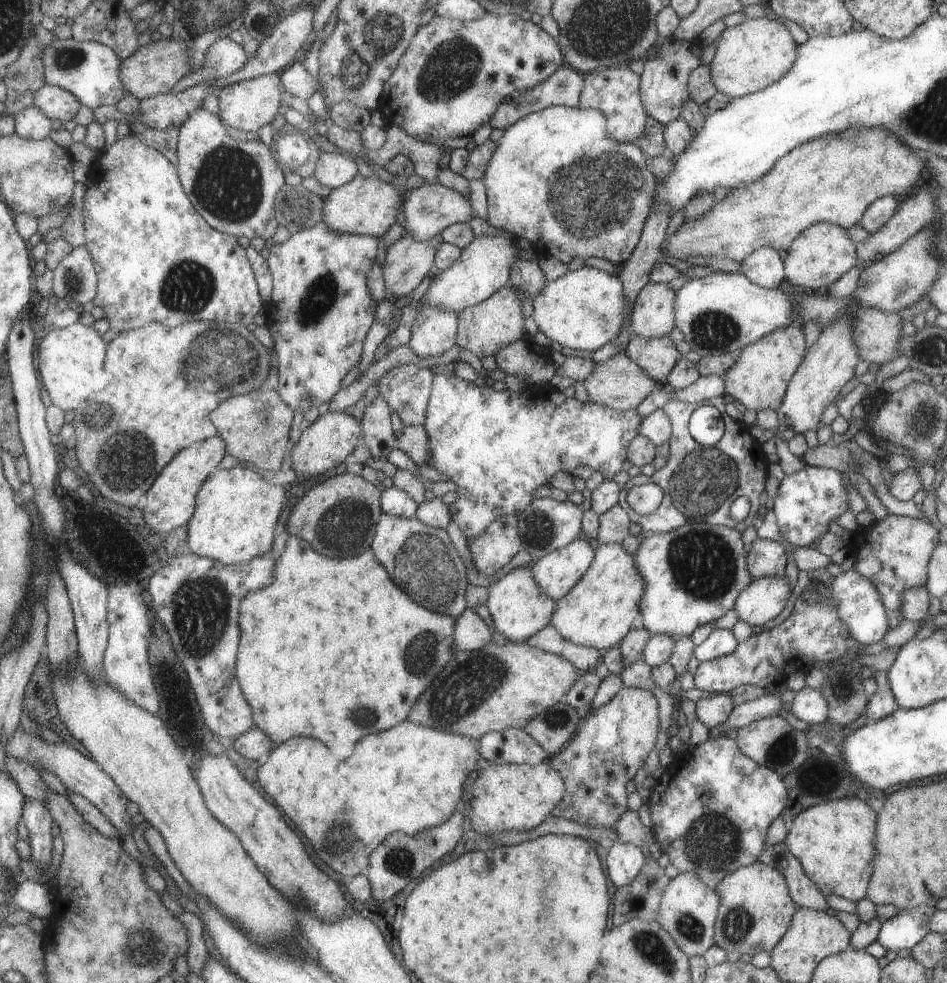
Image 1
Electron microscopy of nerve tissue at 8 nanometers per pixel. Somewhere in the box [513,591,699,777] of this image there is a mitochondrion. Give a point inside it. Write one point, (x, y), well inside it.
(556, 720)

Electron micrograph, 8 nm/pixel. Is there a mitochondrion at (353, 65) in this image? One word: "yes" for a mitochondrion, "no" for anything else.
yes

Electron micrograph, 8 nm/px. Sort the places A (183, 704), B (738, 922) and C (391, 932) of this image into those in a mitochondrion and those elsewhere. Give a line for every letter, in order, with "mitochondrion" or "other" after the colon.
A: other
B: mitochondrion
C: other

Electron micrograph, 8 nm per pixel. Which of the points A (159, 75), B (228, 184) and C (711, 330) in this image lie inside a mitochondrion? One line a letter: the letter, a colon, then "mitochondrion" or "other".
A: other
B: mitochondrion
C: mitochondrion

